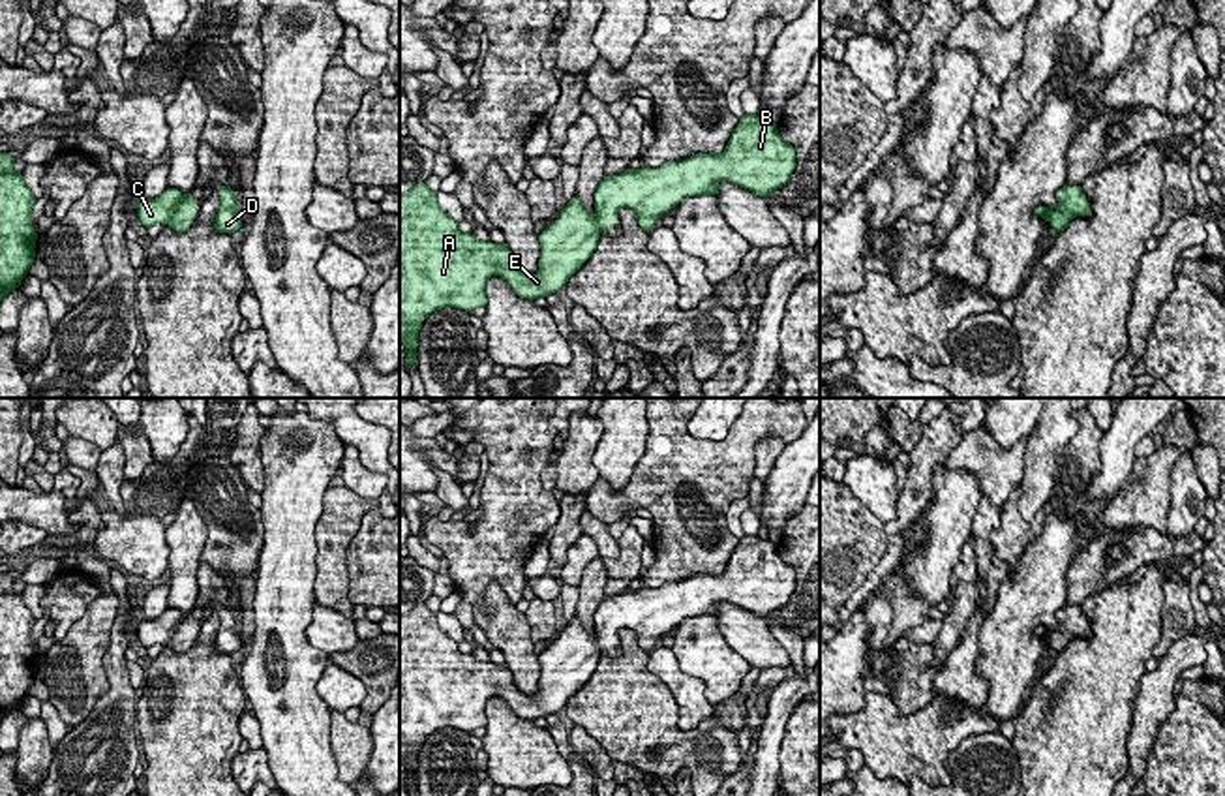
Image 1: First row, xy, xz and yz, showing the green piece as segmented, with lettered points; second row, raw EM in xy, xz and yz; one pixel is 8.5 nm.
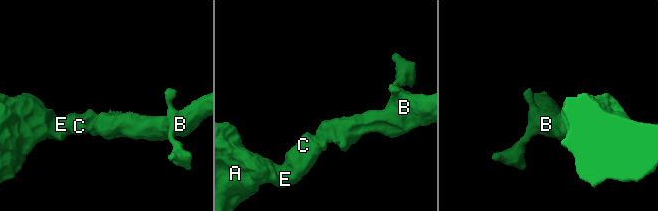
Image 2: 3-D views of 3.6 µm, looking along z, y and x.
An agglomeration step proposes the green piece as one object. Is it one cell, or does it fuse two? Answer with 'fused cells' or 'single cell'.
single cell

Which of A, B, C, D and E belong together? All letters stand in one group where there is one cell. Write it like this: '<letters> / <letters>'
A B C D E

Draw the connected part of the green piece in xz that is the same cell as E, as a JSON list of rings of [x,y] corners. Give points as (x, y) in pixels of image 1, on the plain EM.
[[[743,535],[733,550],[726,571],[720,574],[696,574],[683,582],[668,582],[657,589],[628,589],[619,595],[608,595],[595,612],[595,633],[589,635],[582,621],[574,618],[561,631],[559,638],[538,655],[540,680],[538,693],[522,693],[508,666],[478,661],[471,653],[461,653],[458,642],[445,635],[437,616],[418,603],[405,614],[400,614],[400,760],[405,768],[405,787],[418,787],[416,766],[422,742],[435,730],[452,727],[473,732],[486,727],[486,702],[501,696],[508,702],[520,719],[538,719],[557,713],[568,698],[597,670],[602,651],[613,650],[615,636],[621,629],[636,633],[643,651],[653,651],[655,642],[664,633],[677,627],[685,618],[717,616],[718,603],[732,603],[760,618],[786,605],[795,589],[795,569],[788,565],[777,544],[758,535]]]

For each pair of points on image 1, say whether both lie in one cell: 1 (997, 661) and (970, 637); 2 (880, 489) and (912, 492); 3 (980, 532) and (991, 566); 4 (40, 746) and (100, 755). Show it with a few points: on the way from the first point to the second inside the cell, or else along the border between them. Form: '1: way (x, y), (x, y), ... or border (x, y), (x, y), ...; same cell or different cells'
1: border (982, 618), (976, 673), (989, 688); different cells
2: border (899, 496), (895, 517), (884, 524); different cells
3: way (982, 539), (985, 558); same cell
4: border (55, 748), (53, 761), (44, 776); different cells

